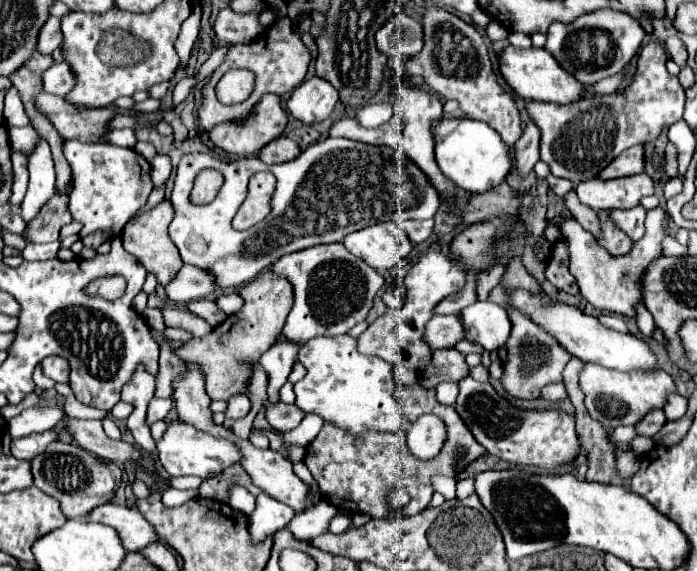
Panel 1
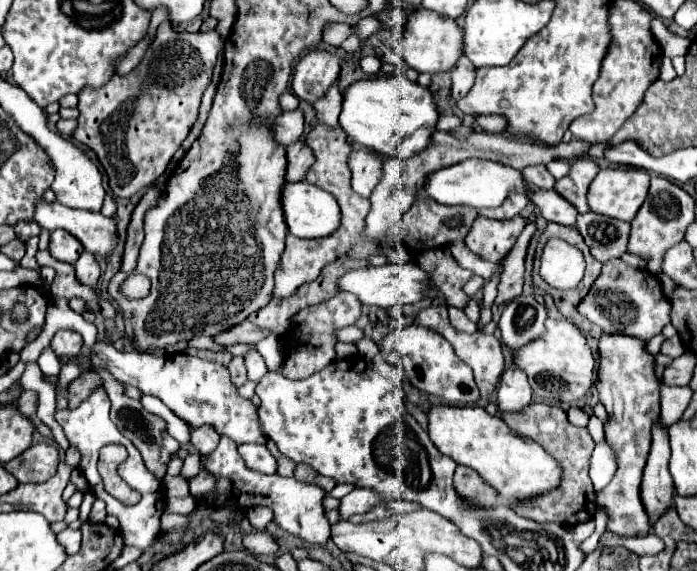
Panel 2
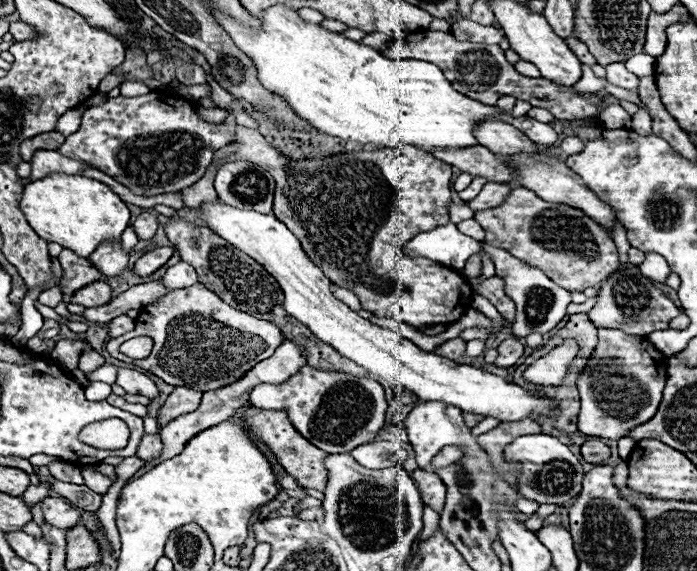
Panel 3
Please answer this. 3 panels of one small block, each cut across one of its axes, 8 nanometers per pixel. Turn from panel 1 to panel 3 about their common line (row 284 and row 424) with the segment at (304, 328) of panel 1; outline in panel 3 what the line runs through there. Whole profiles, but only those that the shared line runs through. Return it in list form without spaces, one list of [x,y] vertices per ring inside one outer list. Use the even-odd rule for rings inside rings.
[[[304,364],[282,384],[258,384],[250,392],[250,404],[266,410],[284,410],[292,426],[314,446],[328,454],[350,452],[358,444],[368,444],[380,432],[386,414],[384,390],[378,382],[364,376],[324,372]]]

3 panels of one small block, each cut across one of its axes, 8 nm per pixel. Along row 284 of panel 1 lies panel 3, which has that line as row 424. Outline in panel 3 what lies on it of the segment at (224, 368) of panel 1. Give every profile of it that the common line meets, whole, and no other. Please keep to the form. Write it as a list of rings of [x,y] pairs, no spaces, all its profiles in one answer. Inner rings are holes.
[[[250,406],[250,408],[244,412],[242,422],[246,424],[246,428],[248,428],[260,442],[264,442],[264,444],[272,450],[276,462],[282,464],[282,468],[284,468],[290,476],[294,476],[294,480],[296,480],[300,486],[304,486],[304,488],[316,488],[316,490],[326,488],[326,486],[324,486],[324,484],[326,484],[326,468],[324,468],[324,464],[322,464],[324,458],[326,458],[326,454],[324,454],[320,448],[316,448],[316,446],[312,446],[310,442],[306,442],[306,440],[292,428],[292,424],[290,424],[286,412],[262,410],[262,408]]]

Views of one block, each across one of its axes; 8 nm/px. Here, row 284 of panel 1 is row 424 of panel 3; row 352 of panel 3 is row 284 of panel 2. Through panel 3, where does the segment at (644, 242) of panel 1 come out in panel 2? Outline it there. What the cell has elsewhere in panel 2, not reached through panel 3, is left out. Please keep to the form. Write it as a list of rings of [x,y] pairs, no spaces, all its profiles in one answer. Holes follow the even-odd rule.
[[[608,260],[588,290],[586,298],[576,306],[576,310],[590,322],[598,324],[604,334],[624,334],[640,340],[652,338],[662,332],[670,322],[670,302],[662,292],[662,284],[656,274],[624,264],[624,260]]]

